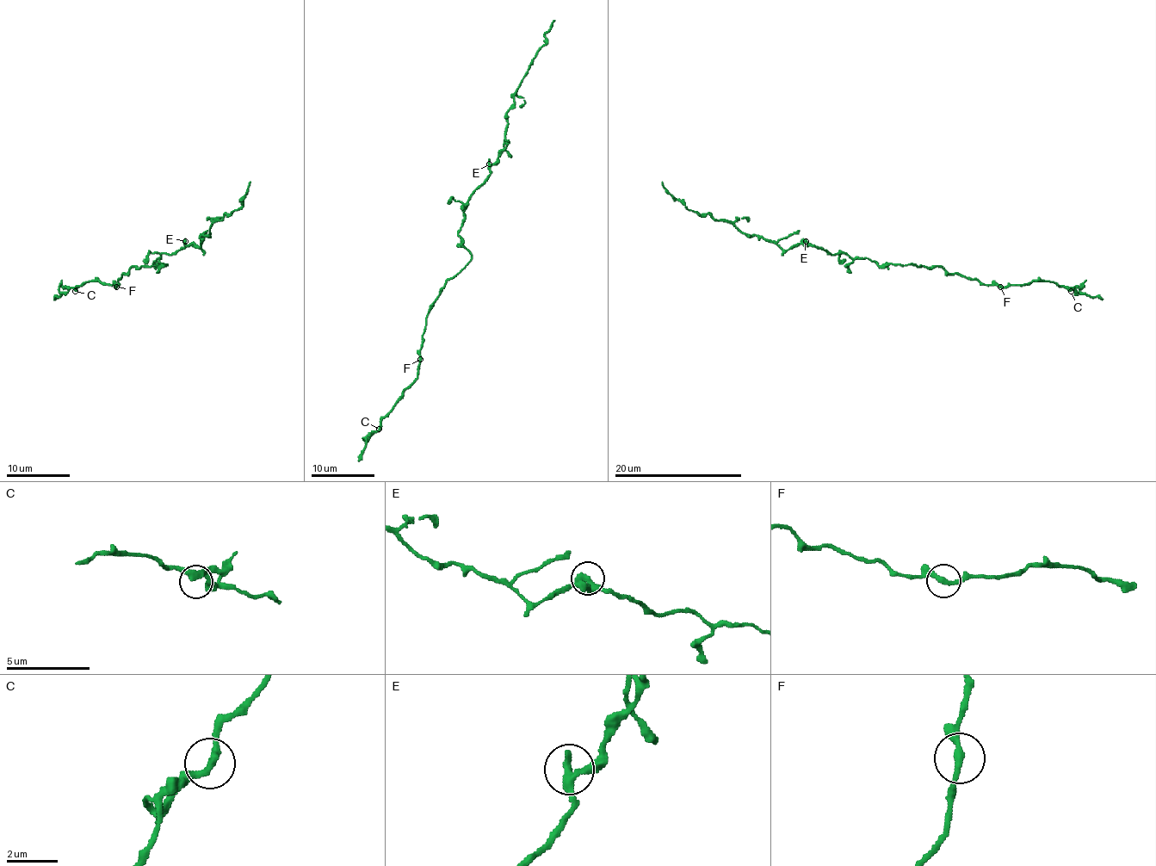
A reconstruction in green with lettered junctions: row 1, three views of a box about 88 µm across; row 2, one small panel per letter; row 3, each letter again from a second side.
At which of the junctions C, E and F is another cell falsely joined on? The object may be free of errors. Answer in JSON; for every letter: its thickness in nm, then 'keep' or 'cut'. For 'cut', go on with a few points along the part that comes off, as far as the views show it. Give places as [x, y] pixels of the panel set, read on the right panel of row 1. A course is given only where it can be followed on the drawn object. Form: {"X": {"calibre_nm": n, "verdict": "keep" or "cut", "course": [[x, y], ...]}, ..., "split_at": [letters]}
{"C": {"calibre_nm": 320, "verdict": "keep"}, "E": {"calibre_nm": 320, "verdict": "keep"}, "F": {"calibre_nm": 280, "verdict": "keep"}, "split_at": []}

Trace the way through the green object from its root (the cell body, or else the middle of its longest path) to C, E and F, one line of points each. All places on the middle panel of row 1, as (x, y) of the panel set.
C: (459, 236), (472, 260), (446, 282), (429, 307), (420, 344), (417, 378), (382, 419), (379, 429)
E: (459, 236), (465, 204), (487, 176), (489, 164)
F: (459, 236), (461, 245), (472, 255), (472, 260), (446, 282), (429, 307), (420, 344), (420, 359)

